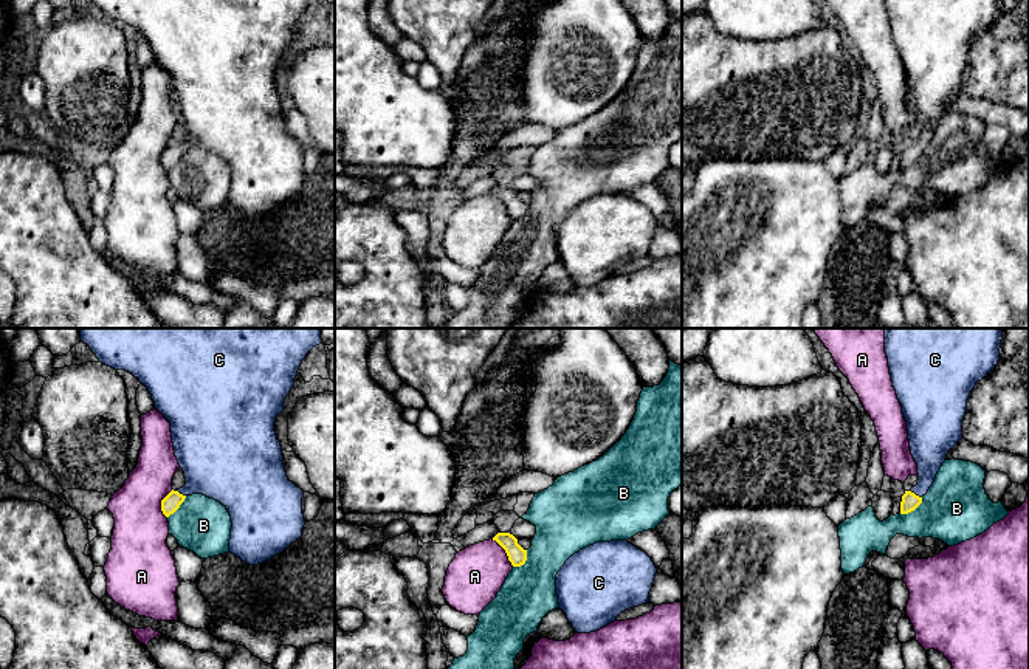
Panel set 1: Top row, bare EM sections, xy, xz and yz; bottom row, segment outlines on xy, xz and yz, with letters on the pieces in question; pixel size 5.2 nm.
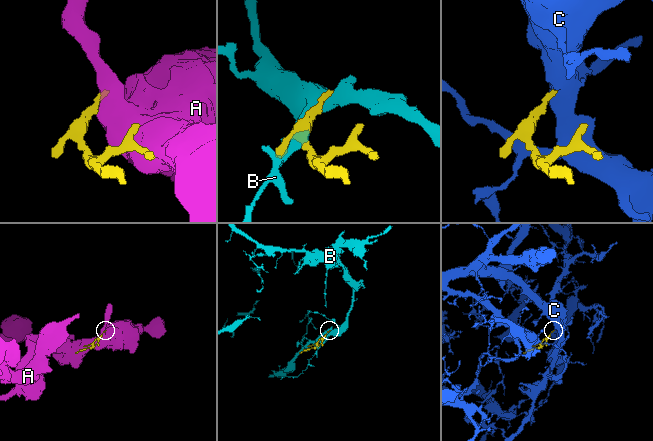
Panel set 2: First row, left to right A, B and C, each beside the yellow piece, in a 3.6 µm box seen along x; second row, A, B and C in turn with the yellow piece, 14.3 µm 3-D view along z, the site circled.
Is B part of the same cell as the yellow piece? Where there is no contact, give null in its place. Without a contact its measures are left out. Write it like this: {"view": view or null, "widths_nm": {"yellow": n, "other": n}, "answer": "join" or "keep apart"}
{"view": "yz", "widths_nm": {"yellow": 90, "other": 340}, "answer": "keep apart"}

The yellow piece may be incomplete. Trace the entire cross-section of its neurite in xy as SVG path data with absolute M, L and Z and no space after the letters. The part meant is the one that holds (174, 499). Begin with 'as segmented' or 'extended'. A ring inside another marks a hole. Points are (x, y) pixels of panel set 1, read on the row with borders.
extended | M81 328L81 341L99 362L138 378L152 395L155 409L170 423L174 451L186 485L161 500L166 517L192 494L220 502L232 522L229 553L250 565L270 561L302 536L304 491L287 477L274 421L294 387L302 359L322 344L321 328Z

